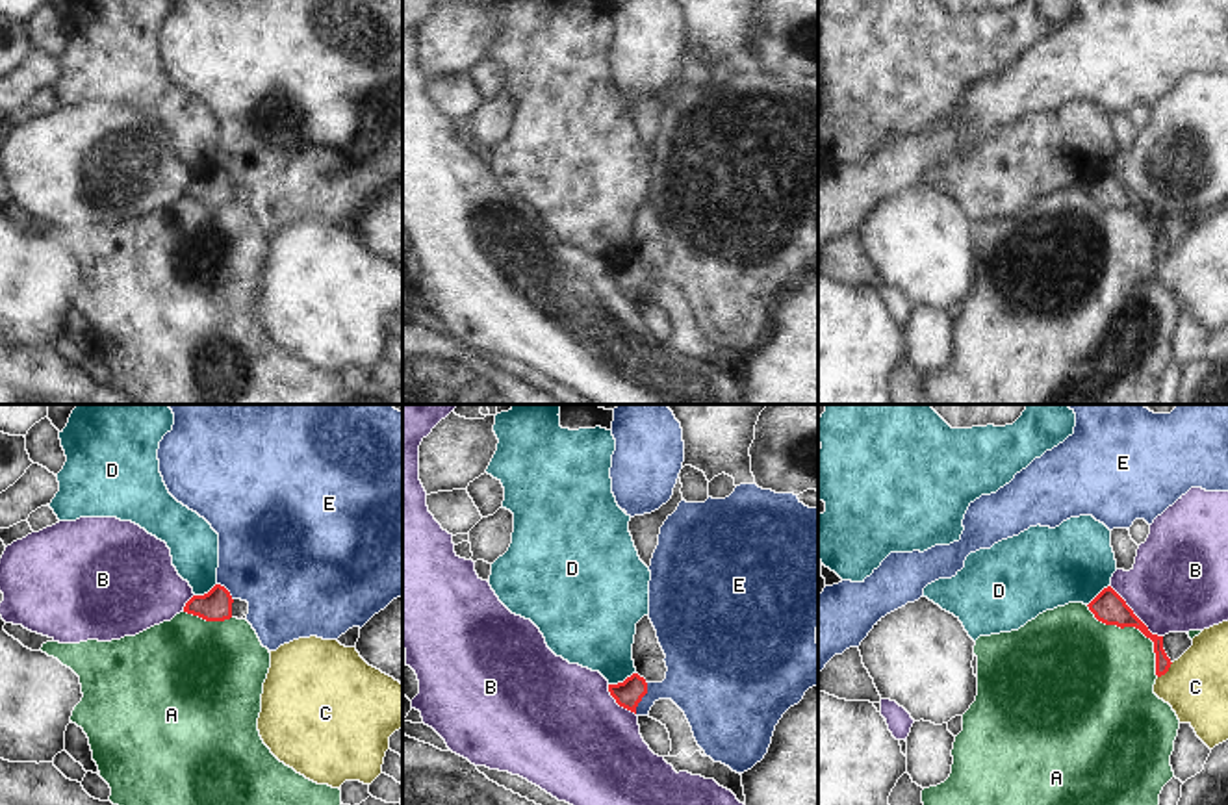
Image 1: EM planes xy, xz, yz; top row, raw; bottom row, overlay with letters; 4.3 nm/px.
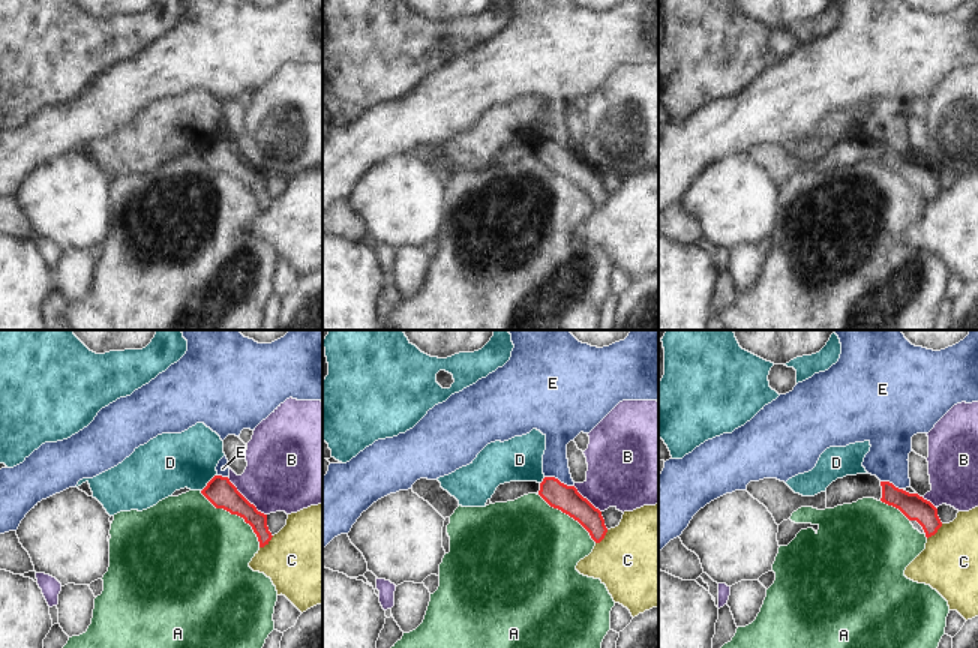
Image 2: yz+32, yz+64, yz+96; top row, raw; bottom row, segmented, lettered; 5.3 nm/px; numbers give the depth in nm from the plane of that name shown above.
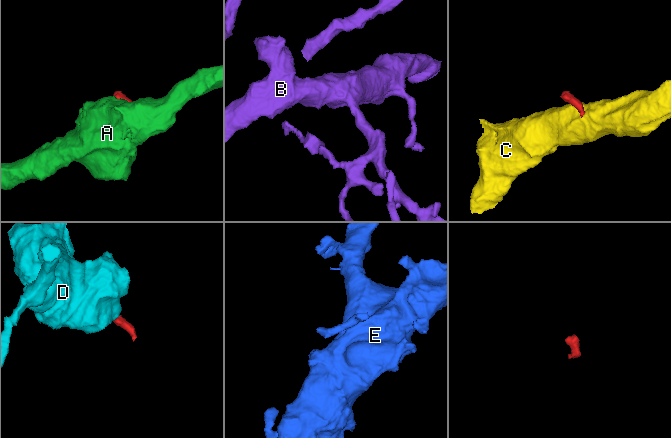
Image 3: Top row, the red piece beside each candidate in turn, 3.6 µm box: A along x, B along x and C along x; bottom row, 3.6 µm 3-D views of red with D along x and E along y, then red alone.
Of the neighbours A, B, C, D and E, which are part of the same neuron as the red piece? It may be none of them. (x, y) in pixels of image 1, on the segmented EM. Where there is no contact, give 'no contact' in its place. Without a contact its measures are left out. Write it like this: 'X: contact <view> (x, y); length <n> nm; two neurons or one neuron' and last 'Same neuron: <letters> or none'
A: contact yz (1136, 627); length 440 nm; two neurons
B: contact yz (1134, 614); length 320 nm; two neurons
C: contact yz (1165, 672); length 100 nm; two neurons
D: contact xz (624, 681); length 130 nm; two neurons
E: contact xz (642, 696); length 150 nm; two neurons
Same neuron: none

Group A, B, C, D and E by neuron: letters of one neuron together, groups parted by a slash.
A / B / C / D / E

